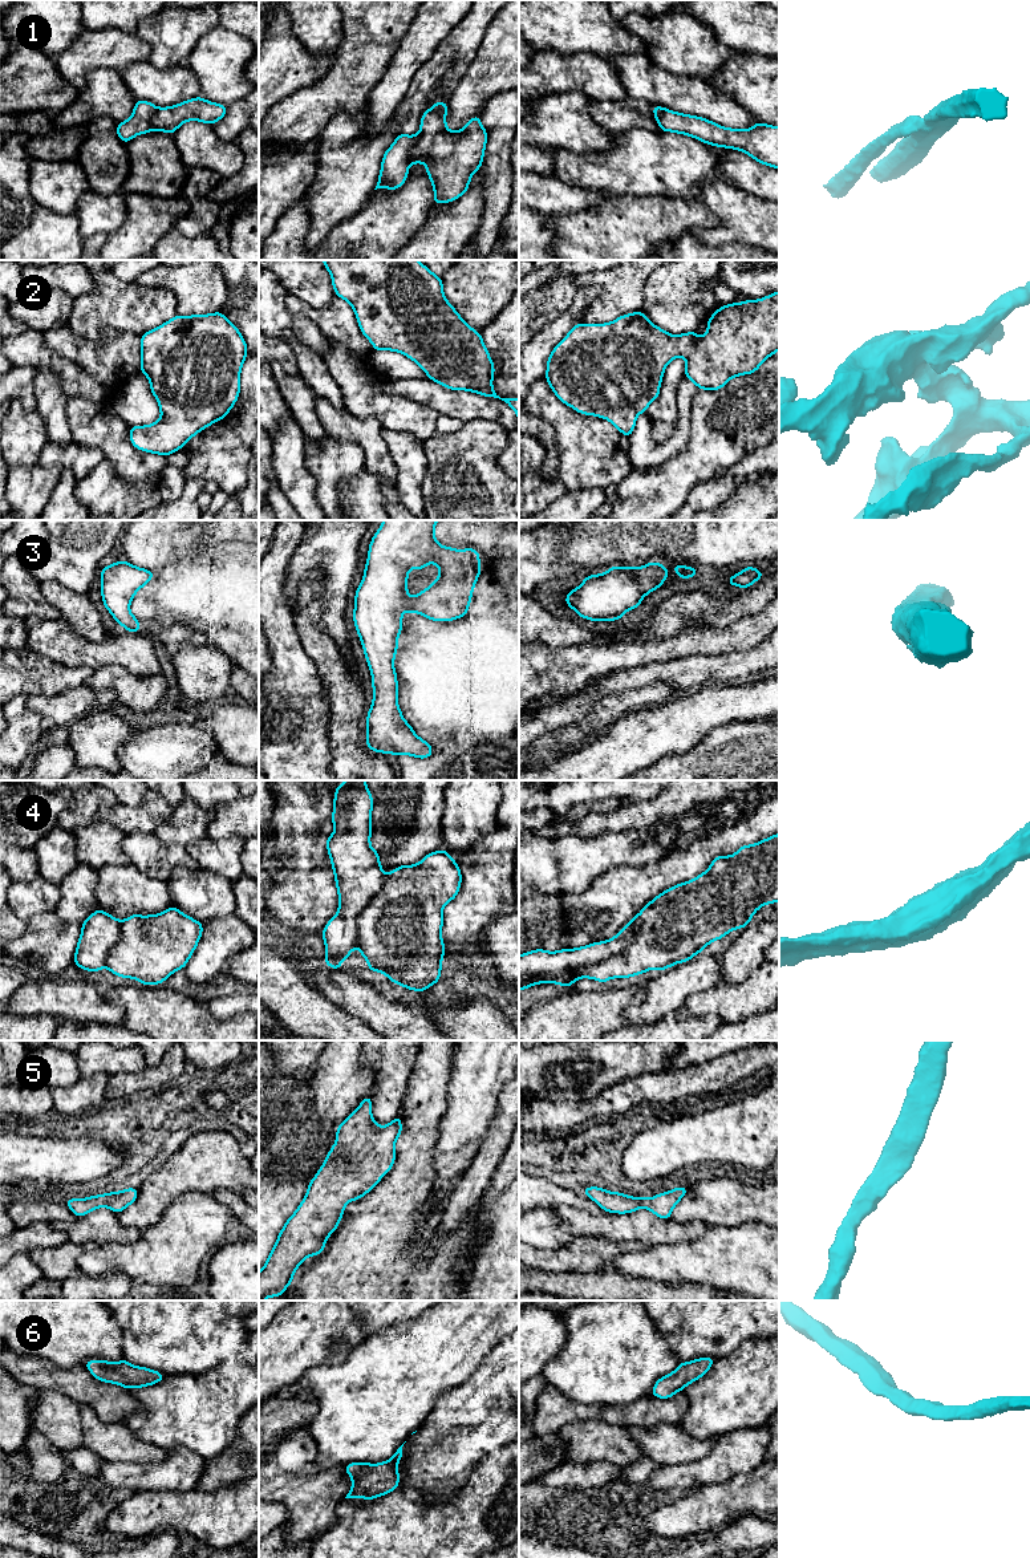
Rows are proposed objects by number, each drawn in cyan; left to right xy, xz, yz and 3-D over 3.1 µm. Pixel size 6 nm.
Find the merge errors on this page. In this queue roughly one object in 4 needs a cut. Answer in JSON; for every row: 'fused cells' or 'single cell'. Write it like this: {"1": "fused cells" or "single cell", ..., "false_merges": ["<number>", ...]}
{"1": "fused cells", "2": "single cell", "3": "single cell", "4": "fused cells", "5": "single cell", "6": "single cell", "false_merges": ["1", "4"]}

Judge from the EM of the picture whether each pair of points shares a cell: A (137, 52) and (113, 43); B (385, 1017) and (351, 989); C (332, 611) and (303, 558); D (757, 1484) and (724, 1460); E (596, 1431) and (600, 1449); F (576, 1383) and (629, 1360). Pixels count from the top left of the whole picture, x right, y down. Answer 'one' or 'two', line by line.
A: one
B: one
C: one
D: two
E: one
F: one

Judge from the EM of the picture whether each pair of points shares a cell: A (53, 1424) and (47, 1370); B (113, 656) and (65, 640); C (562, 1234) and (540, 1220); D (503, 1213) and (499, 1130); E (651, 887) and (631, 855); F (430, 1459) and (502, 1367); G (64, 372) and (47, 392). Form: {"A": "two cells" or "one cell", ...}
{"A": "two cells", "B": "one cell", "C": "one cell", "D": "two cells", "E": "two cells", "F": "one cell", "G": "two cells"}

